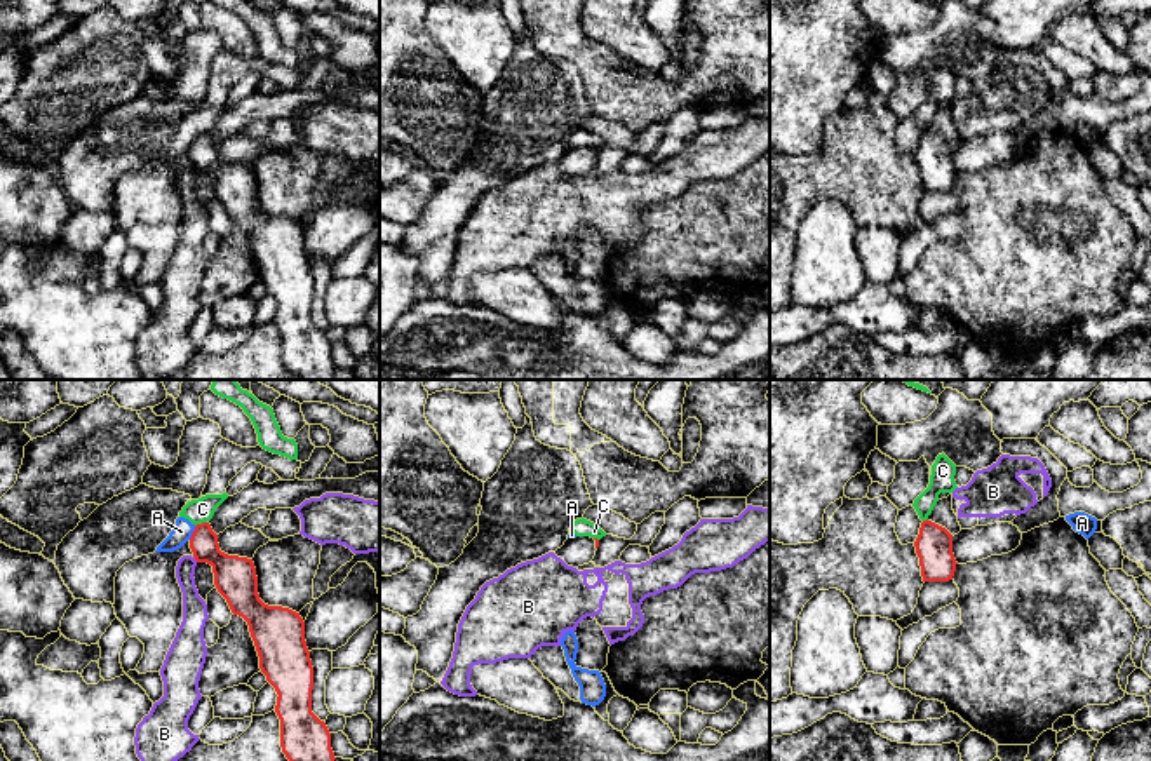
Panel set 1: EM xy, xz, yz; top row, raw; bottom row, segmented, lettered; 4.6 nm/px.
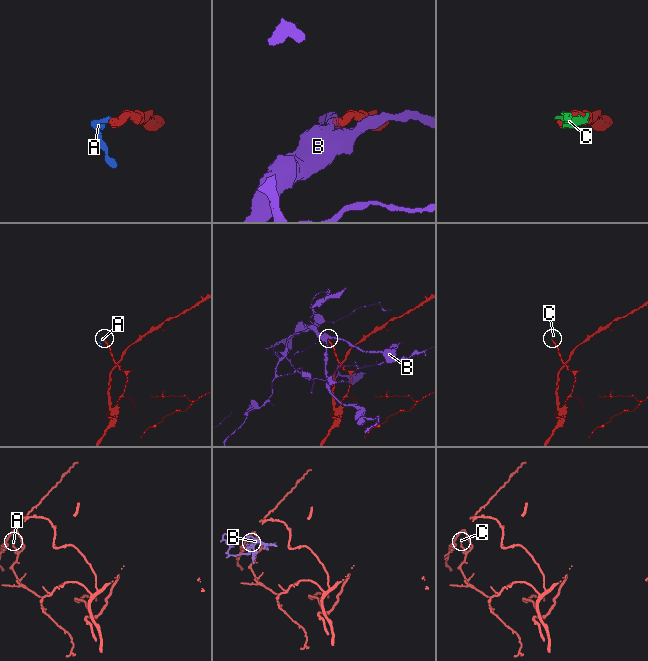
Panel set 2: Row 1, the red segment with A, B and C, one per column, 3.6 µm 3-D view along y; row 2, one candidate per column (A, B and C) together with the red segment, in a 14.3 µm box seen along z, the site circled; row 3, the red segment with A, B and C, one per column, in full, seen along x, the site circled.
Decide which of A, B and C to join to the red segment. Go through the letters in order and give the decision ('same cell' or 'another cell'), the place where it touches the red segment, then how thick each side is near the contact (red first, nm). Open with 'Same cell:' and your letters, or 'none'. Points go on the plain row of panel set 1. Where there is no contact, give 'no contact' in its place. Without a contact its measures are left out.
Same cell: none
A: another cell | xy (192, 143) | 160/90 nm
B: another cell | xy (195, 169) | 190/110 nm
C: another cell | xy (202, 133) | 140/110 nm

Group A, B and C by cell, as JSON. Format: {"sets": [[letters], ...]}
{"sets": [["A", "C"], ["B"]]}

